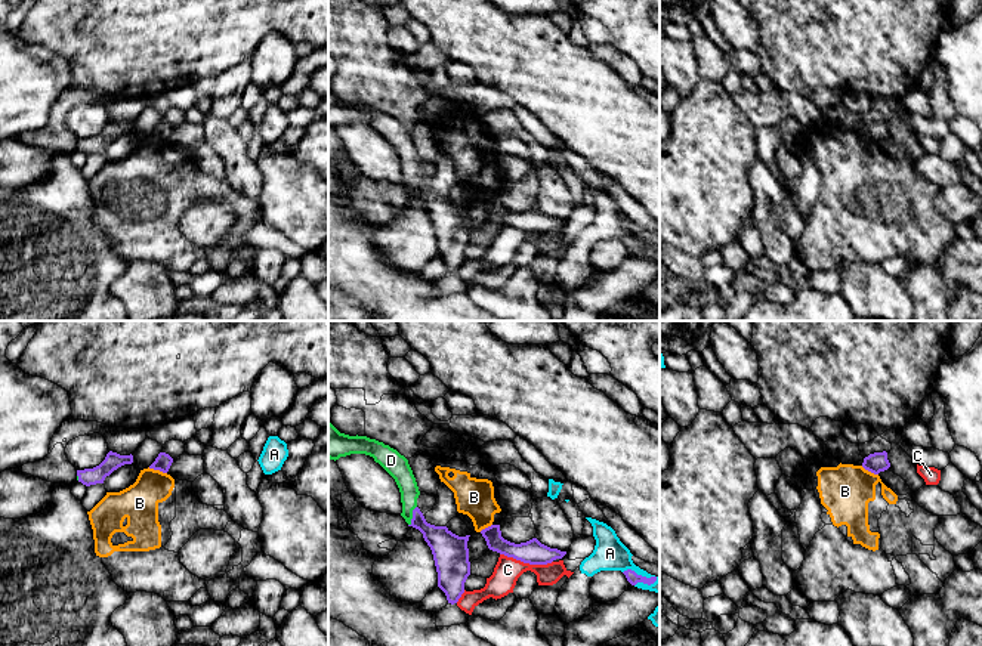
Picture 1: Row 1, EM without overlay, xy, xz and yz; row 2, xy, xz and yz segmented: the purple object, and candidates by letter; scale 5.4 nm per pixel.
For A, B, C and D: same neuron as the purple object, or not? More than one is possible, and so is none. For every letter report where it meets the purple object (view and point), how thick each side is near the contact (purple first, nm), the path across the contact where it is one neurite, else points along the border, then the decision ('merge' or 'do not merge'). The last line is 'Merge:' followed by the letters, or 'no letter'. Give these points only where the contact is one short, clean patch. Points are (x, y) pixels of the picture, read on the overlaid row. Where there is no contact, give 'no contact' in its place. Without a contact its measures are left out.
A: contact xz (641, 575); calibres 70 and 180 nm; do not merge
B: contact xy (157, 469); calibres 90 and 200 nm; border xy (148, 467), (166, 473); do not merge
C: contact xz (527, 562); calibres 140 and 140 nm; do not merge
D: contact xz (413, 516); calibres 170 and 110 nm; way xz (447, 547), (413, 516), (408, 487), (401, 472); merge
Merge: D

